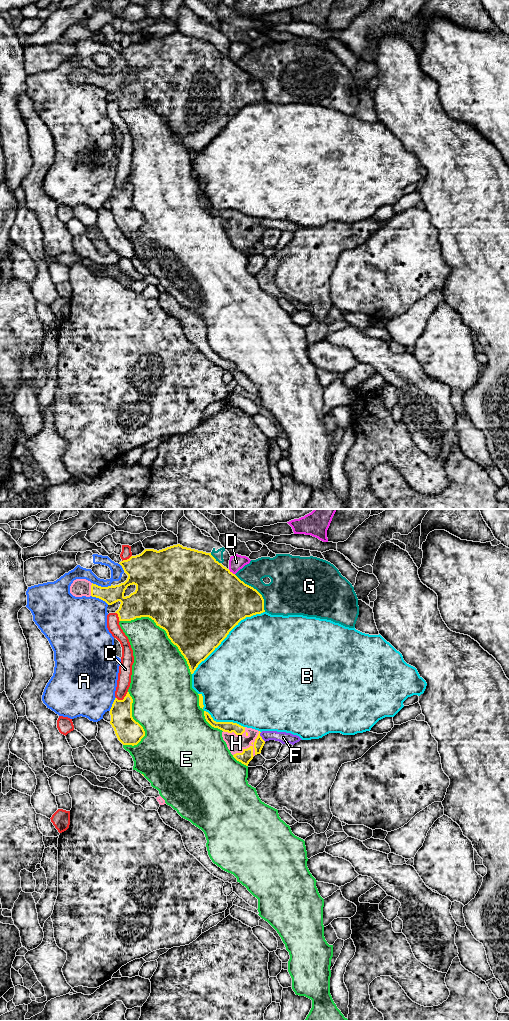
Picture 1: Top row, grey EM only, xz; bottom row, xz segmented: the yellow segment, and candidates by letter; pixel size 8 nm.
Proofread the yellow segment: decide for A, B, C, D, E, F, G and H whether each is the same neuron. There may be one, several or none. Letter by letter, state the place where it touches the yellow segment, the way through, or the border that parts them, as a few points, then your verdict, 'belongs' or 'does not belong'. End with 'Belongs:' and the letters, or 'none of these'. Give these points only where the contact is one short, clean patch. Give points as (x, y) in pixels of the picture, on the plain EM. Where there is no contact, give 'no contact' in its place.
A: contact xz (102, 75); does not belong
B: contact xz (226, 124); does not belong
C: contact xz (124, 186); does not belong
D: contact xz (231, 60); does not belong
E: contact xz (164, 117); does not belong
F: contact xz (261, 225); border xz (260, 220), (260, 224), (265, 229); does not belong
G: contact xz (256, 78); does not belong
H: contact xz (249, 235); belongs
Belongs: H

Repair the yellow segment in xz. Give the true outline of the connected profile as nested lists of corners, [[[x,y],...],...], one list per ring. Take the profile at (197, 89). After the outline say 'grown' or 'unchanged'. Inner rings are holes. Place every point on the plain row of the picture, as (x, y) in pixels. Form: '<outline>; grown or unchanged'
[[[177,32],[159,39],[145,37],[141,42],[131,44],[119,52],[128,63],[124,71],[101,75],[86,67],[76,67],[70,74],[70,81],[75,85],[96,85],[105,89],[108,93],[120,89],[120,95],[115,100],[118,102],[119,109],[131,109],[141,105],[151,106],[157,114],[166,119],[168,126],[178,135],[187,149],[191,162],[241,108],[265,100],[262,83],[219,51],[211,41]],[[133,72],[136,74],[136,78],[125,85],[125,78]]]; grown

